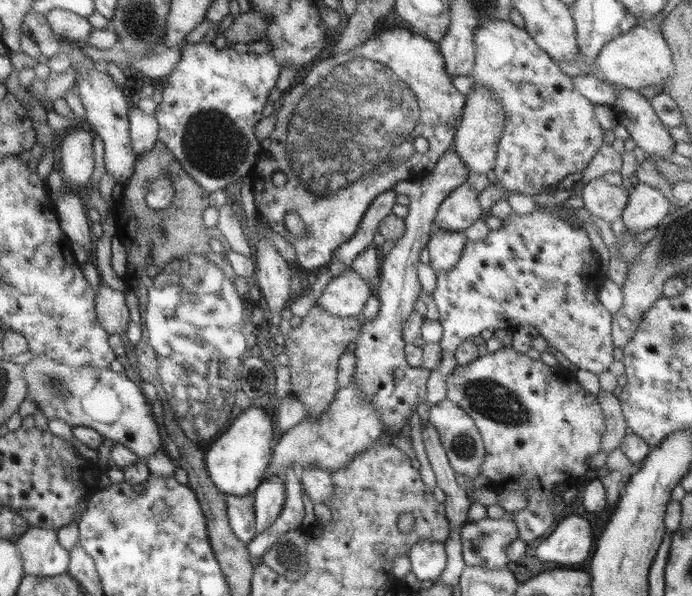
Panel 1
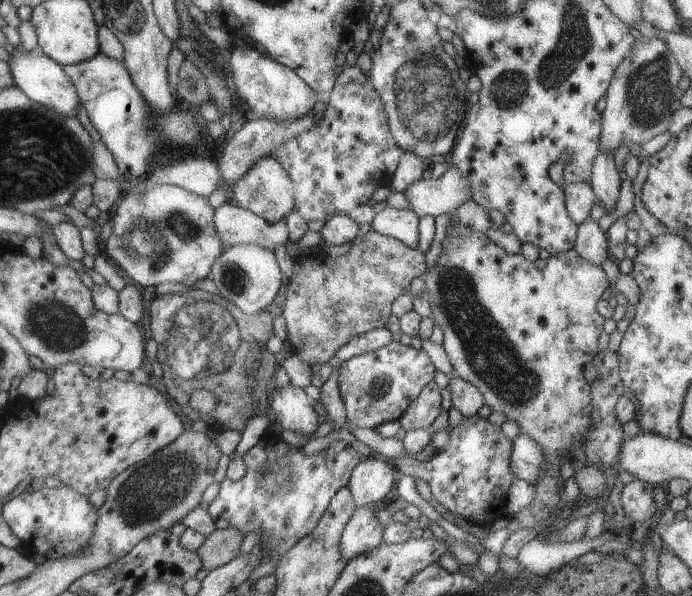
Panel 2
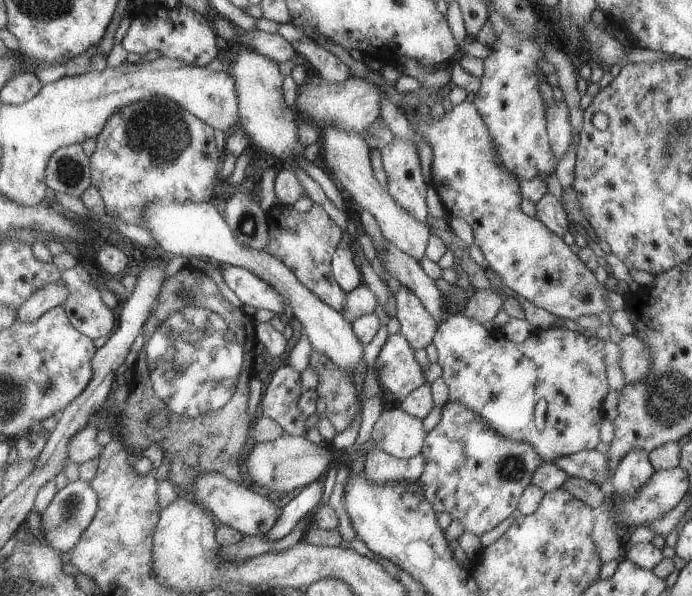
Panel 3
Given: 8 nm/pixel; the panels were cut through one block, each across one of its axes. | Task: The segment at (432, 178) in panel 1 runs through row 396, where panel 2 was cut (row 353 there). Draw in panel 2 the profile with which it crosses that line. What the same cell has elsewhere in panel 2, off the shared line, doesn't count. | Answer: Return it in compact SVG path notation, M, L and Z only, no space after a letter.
M392 340L376 351L343 361L338 368L336 381L347 424L360 429L375 429L383 422L398 420L423 386L433 381L435 370L423 349L415 350Z

